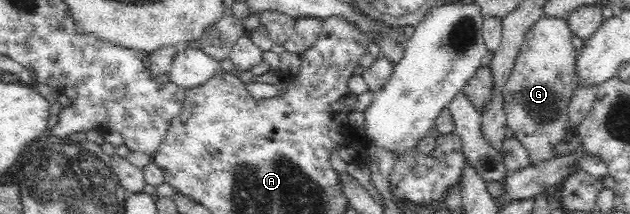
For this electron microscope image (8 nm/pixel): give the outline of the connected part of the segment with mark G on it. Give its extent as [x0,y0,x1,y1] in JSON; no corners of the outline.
[503,16,578,164]

